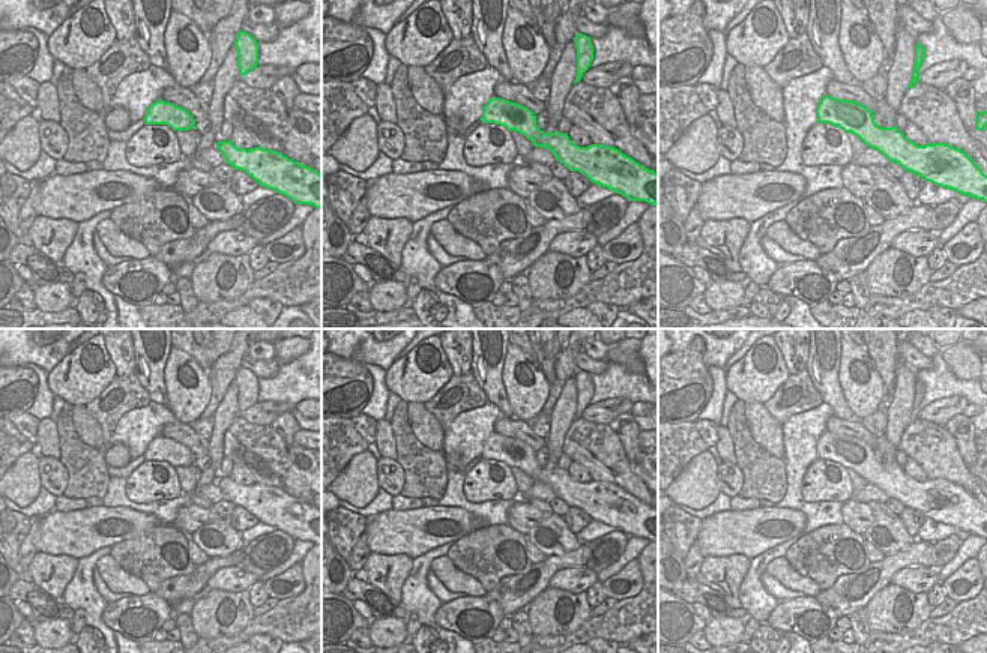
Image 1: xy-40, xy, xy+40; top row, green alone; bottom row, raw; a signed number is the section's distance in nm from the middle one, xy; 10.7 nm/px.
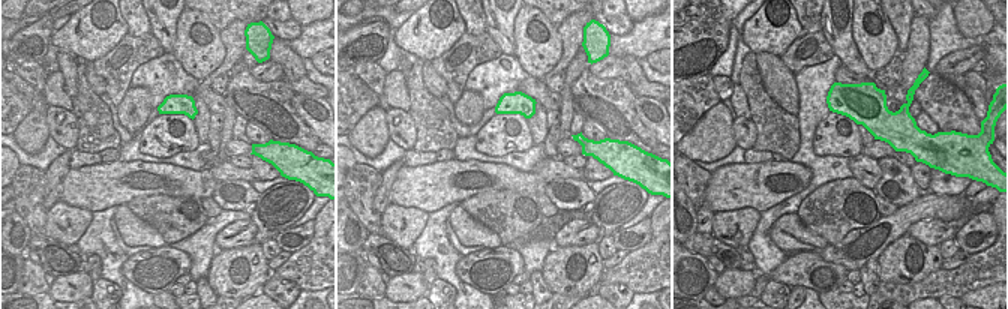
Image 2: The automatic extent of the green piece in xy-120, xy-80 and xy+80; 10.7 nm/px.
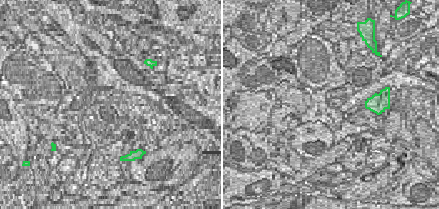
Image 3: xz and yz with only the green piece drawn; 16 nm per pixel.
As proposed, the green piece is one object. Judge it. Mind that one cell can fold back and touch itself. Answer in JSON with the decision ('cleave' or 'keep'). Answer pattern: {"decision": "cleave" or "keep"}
{"decision": "keep"}

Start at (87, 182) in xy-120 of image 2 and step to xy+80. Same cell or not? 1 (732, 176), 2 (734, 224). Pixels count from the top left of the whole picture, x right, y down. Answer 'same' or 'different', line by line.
1: same
2: different

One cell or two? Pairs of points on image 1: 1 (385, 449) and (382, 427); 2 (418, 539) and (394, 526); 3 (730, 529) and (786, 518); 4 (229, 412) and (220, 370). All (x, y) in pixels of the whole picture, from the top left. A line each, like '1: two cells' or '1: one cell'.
1: one cell
2: one cell
3: one cell
4: two cells

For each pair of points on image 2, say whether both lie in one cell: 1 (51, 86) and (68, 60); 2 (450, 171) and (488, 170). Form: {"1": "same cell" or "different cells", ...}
{"1": "different cells", "2": "same cell"}

